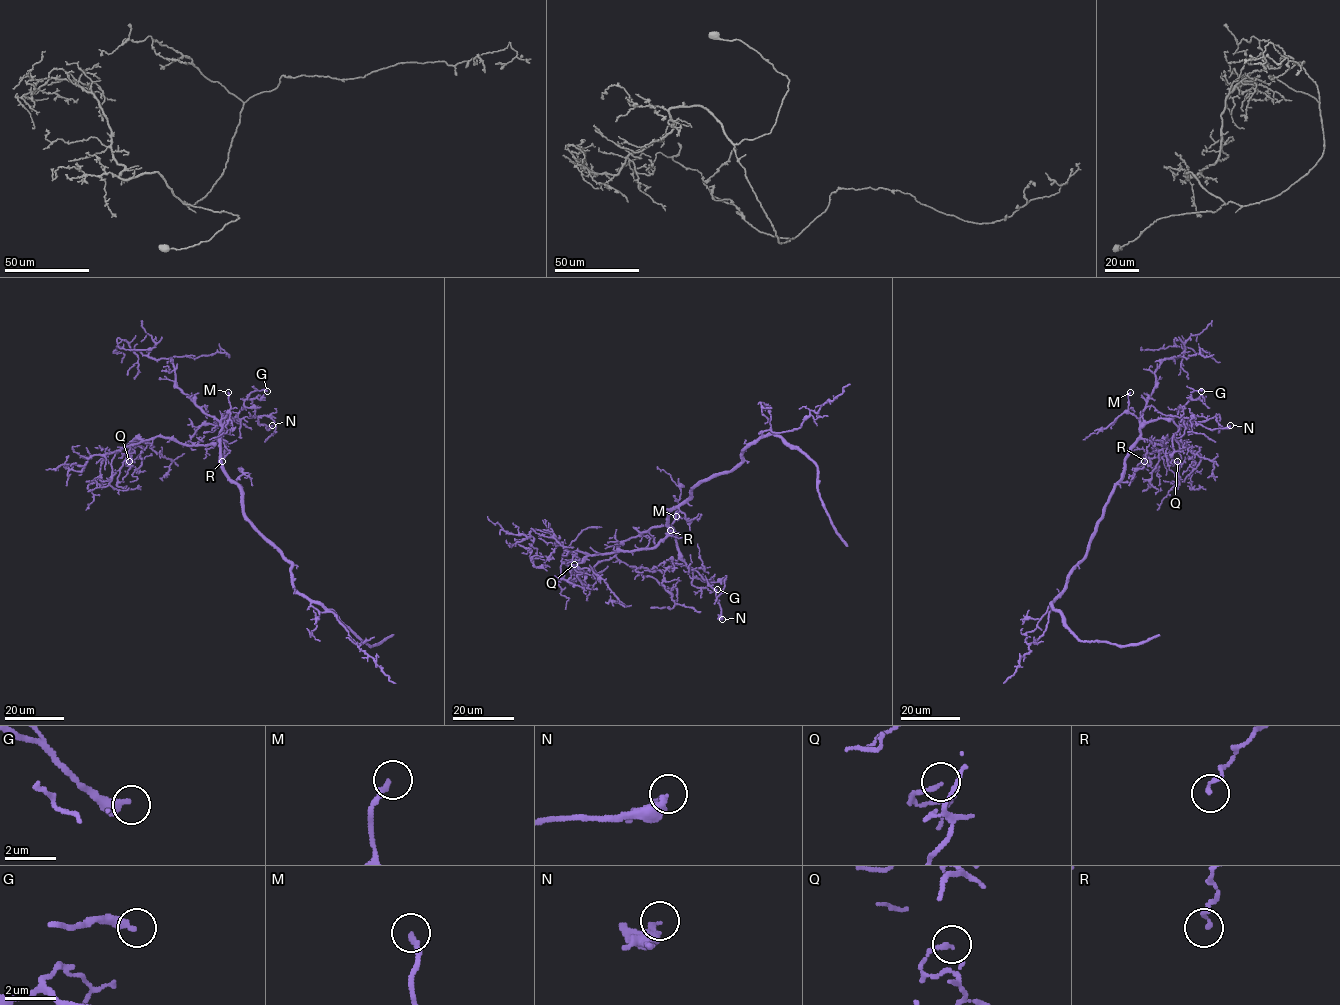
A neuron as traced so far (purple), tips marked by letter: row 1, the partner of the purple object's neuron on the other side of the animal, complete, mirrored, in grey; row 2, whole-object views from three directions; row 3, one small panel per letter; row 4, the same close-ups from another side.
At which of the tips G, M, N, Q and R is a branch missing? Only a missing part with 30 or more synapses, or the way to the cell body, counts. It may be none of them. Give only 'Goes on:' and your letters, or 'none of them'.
Goes on: G, M

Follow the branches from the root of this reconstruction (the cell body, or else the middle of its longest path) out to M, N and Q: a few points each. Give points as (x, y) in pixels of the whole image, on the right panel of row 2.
M: (1111, 492), (1121, 478), (1129, 449), (1141, 435), (1140, 420), (1128, 410), (1130, 392)
N: (1111, 492), (1121, 478), (1129, 449), (1147, 422), (1184, 416), (1192, 417), (1198, 424), (1211, 429), (1230, 425)
Q: (1111, 492), (1138, 439), (1164, 444), (1167, 436), (1188, 444), (1193, 455), (1177, 461)

